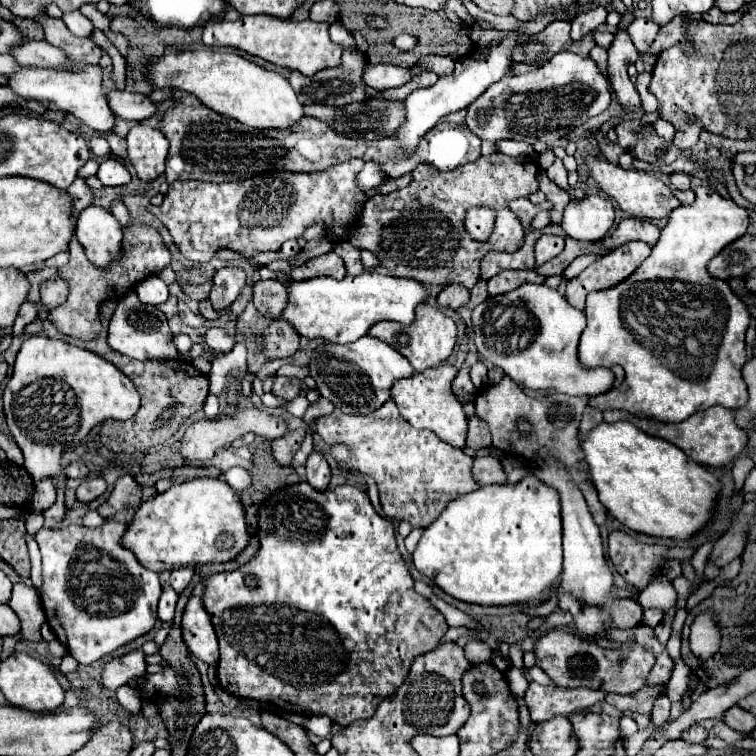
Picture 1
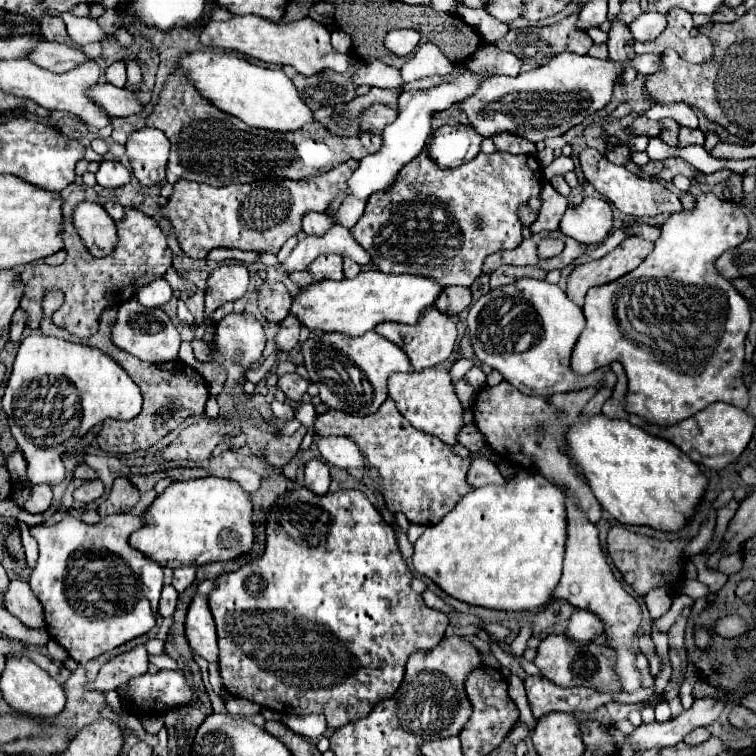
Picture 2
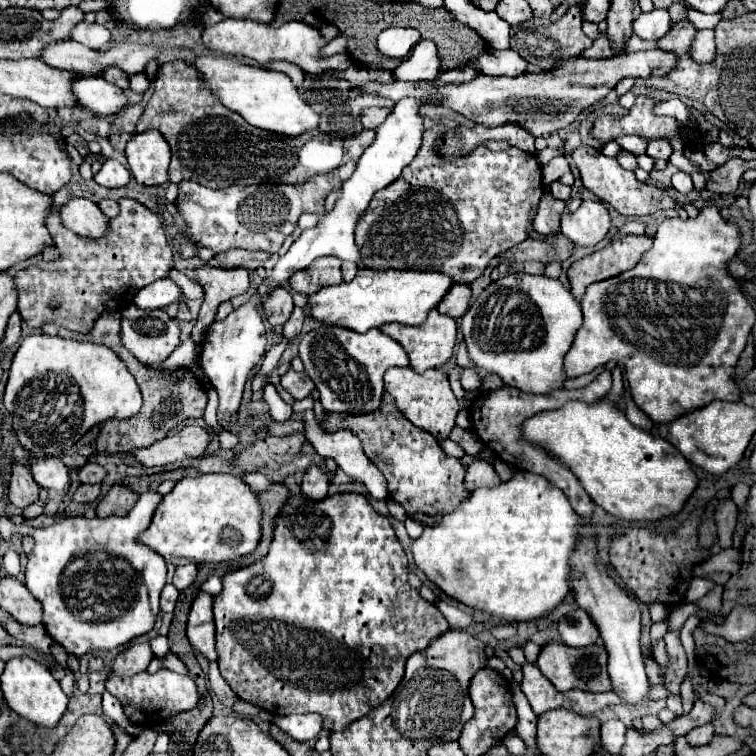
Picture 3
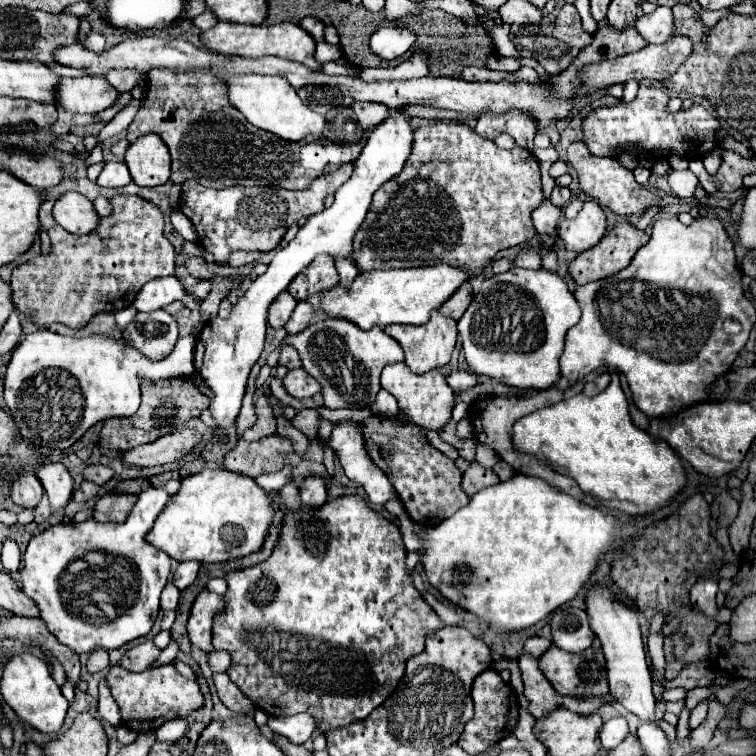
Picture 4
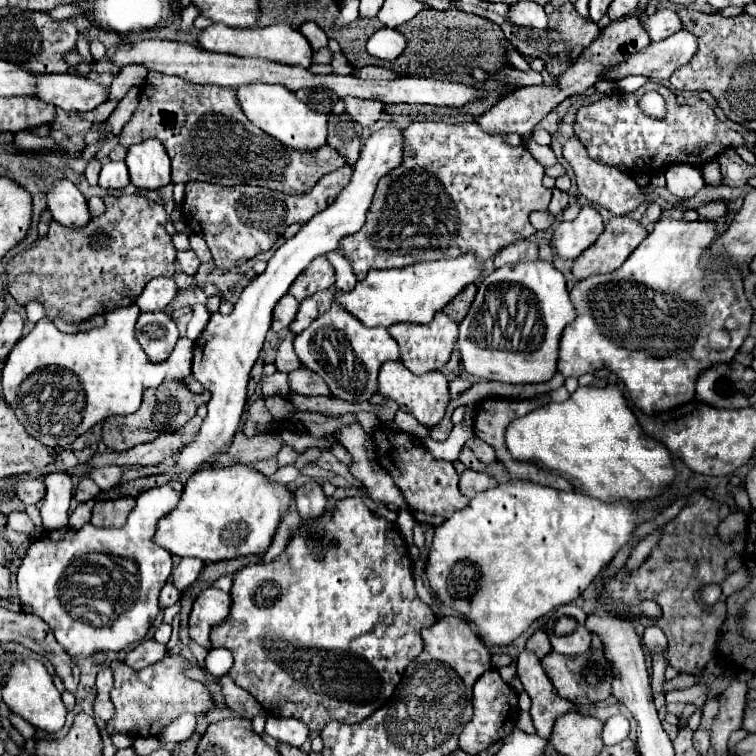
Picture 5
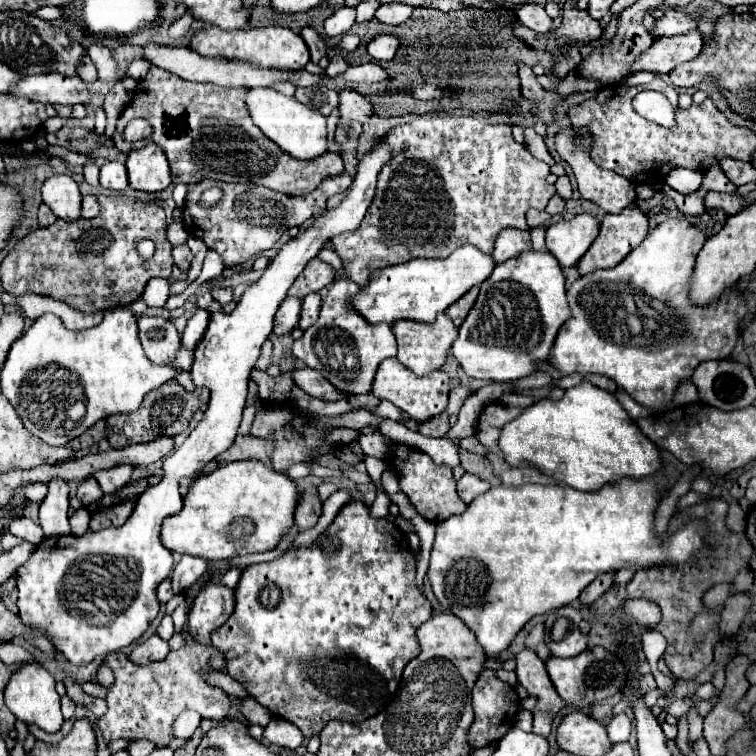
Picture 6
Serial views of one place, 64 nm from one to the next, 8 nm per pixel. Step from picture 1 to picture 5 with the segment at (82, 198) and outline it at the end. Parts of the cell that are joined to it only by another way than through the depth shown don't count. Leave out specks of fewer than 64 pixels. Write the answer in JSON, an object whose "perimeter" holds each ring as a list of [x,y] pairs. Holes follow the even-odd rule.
{"perimeter":[[[140,194],[132,196],[106,196],[106,212],[94,218],[84,228],[62,228],[58,222],[50,222],[50,230],[46,240],[38,240],[32,250],[18,254],[8,264],[8,286],[6,290],[10,296],[20,304],[26,306],[28,302],[36,300],[44,304],[46,318],[56,318],[62,314],[66,322],[82,322],[94,314],[112,312],[122,306],[134,304],[140,296],[144,286],[156,276],[172,276],[174,274],[174,260],[176,248],[172,238],[166,234],[166,212],[162,212],[162,204],[152,202]]]}

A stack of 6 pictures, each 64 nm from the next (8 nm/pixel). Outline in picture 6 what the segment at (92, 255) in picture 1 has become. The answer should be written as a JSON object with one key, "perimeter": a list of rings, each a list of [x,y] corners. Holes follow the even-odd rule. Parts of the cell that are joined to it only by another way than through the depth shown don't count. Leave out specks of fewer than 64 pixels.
{"perimeter":[[[54,174],[42,186],[44,204],[56,214],[60,220],[80,220],[80,204],[82,196],[78,184],[66,174]]]}

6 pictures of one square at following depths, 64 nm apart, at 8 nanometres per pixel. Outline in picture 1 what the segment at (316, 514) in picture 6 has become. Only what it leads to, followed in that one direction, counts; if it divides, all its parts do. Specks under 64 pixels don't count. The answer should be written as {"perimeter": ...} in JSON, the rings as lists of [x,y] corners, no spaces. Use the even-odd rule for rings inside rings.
{"perimeter":[[[312,452],[306,460],[306,478],[308,484],[316,490],[326,490],[328,488],[328,480],[330,480],[330,466],[328,460],[322,452]]]}

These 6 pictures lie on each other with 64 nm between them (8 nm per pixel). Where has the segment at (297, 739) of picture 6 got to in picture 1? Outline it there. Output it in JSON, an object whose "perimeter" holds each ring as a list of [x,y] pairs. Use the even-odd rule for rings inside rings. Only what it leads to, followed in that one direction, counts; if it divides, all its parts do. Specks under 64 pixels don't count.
{"perimeter":[[[308,716],[304,722],[304,728],[314,732],[320,738],[326,738],[332,730],[332,720],[328,716]]]}

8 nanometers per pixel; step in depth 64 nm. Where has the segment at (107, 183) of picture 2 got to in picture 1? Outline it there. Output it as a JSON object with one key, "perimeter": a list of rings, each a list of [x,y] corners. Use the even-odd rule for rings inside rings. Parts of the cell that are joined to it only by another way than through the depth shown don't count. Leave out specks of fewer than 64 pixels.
{"perimeter":[[[106,158],[100,168],[98,174],[100,182],[104,186],[120,186],[120,184],[128,184],[130,182],[130,172],[126,170],[126,166],[122,162],[118,162],[116,158]]]}

